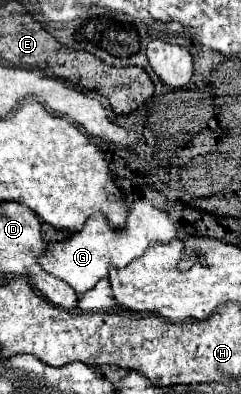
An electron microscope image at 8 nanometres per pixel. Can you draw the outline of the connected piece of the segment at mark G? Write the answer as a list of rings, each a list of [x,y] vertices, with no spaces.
[[[138,199],[132,203],[128,219],[126,219],[126,227],[120,233],[108,225],[108,221],[102,213],[94,213],[90,217],[90,221],[86,221],[82,231],[72,233],[72,237],[64,239],[64,241],[48,243],[46,251],[38,257],[38,263],[42,269],[46,269],[46,273],[68,283],[76,293],[86,293],[100,279],[106,277],[108,265],[126,267],[128,263],[132,263],[134,259],[144,255],[150,241],[164,243],[164,241],[174,239],[176,235],[178,235],[178,229],[164,211],[156,209],[146,199]]]

